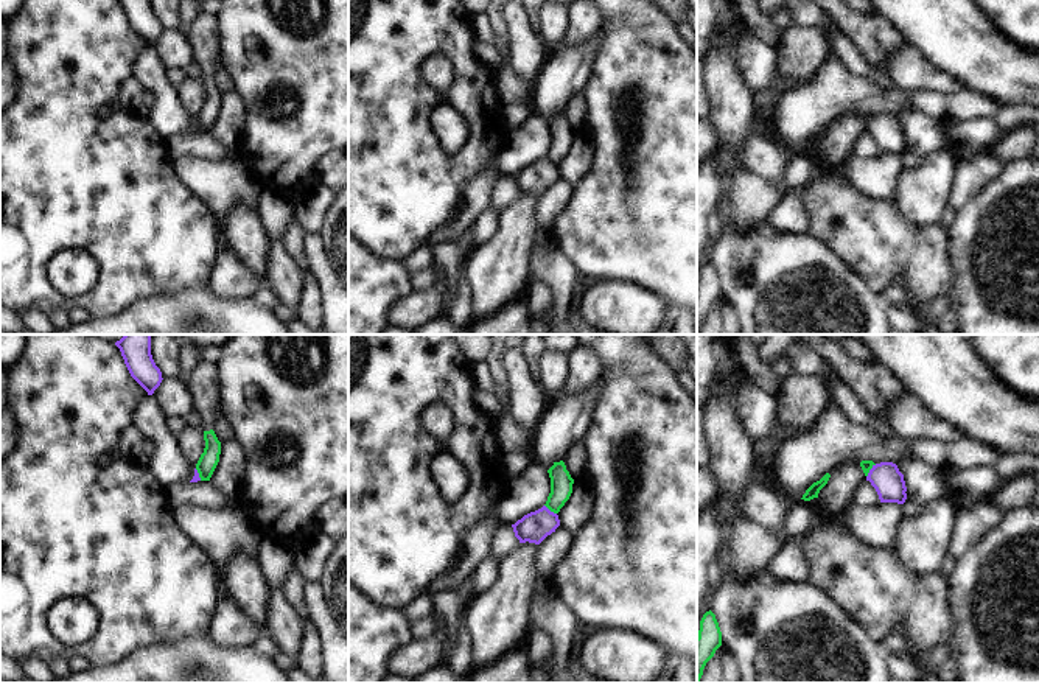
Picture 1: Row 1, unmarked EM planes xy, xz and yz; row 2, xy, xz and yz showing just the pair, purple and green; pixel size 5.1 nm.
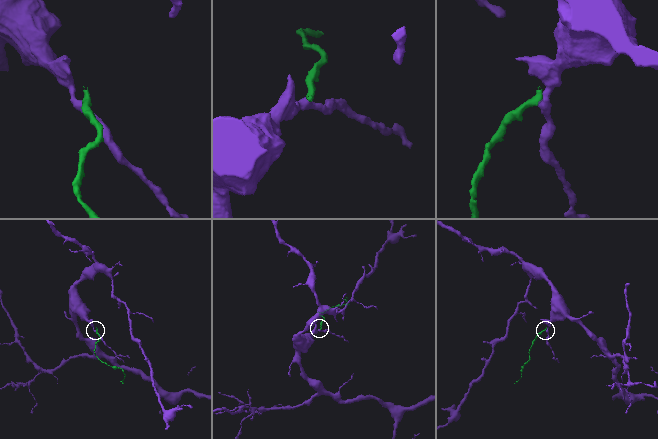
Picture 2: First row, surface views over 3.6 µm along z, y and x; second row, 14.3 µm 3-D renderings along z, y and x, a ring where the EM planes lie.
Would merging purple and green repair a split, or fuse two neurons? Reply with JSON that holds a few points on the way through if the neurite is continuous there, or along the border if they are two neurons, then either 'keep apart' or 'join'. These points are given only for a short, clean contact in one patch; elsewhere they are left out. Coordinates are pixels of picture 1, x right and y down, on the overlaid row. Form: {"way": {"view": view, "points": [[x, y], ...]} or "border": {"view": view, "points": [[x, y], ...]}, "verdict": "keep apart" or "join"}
{"border": {"view": "xz", "points": [[545, 504], [556, 514]]}, "verdict": "keep apart"}

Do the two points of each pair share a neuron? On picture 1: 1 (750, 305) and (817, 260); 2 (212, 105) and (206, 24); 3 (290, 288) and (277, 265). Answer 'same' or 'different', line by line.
1: same
2: same
3: same

